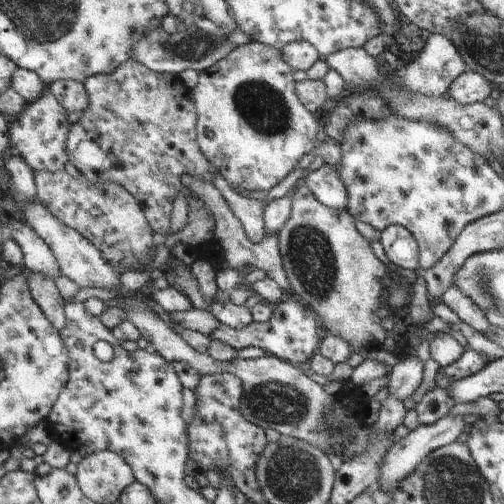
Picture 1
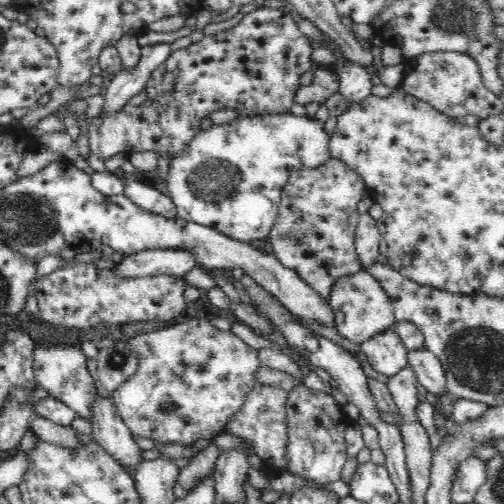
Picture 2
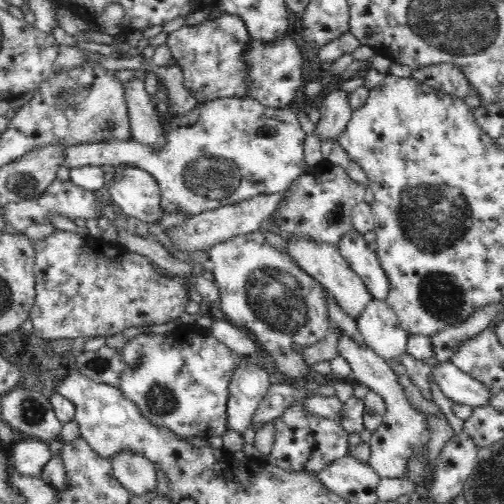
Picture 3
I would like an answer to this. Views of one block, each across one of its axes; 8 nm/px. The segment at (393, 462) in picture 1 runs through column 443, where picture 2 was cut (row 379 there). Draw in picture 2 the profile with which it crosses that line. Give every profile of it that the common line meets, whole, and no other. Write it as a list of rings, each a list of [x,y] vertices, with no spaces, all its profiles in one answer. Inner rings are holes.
[[[426,348],[408,350],[408,368],[414,370],[418,382],[434,396],[442,396],[442,392],[448,390],[446,372],[442,366],[442,360],[436,358]]]

